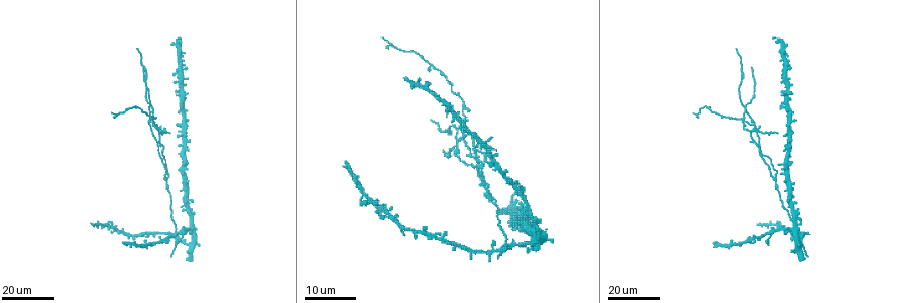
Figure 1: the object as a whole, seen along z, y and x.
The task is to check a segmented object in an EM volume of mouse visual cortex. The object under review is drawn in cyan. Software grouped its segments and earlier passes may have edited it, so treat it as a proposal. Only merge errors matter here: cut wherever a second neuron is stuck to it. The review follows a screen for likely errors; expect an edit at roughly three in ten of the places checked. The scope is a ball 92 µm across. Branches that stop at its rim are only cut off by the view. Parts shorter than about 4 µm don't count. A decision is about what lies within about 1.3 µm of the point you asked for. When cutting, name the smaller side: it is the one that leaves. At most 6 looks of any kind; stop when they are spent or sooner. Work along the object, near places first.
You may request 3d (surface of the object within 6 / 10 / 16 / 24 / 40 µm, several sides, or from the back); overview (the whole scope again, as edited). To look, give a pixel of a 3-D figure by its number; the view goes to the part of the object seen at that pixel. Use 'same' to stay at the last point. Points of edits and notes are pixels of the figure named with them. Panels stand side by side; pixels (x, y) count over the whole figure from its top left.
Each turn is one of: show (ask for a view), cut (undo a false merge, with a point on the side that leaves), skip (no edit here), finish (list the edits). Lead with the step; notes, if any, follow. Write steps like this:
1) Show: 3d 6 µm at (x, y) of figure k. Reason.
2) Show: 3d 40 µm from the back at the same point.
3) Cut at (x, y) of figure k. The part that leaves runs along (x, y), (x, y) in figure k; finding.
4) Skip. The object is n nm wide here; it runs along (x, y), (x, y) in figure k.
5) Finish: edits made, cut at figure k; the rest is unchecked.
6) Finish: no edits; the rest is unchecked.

Show: 3d 24 µm at (168, 177) of figure 1. Thin neck.

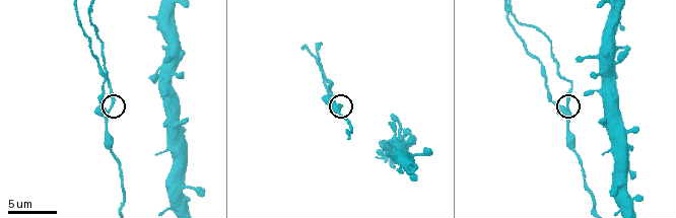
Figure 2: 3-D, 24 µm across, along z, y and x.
Show: 3d 6 µm at (566, 106) of figure 2.

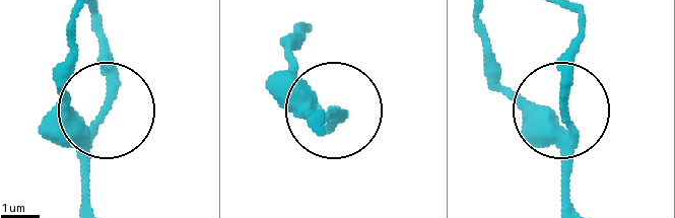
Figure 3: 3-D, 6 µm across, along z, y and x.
Cut at (111, 93) of figure 3. The part that leaves runs along (89, 145), (109, 90), (95, 13) in figure 3; a second neuron is stuck on.

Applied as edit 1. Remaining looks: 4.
Show: overview.

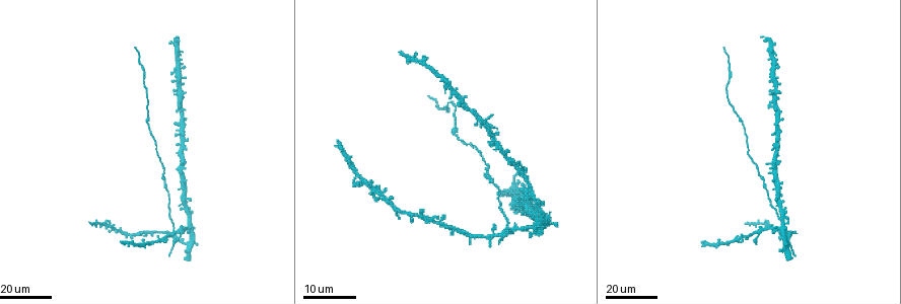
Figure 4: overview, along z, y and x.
Show: 3d 24 µm at (760, 232) of figure 4. Small branch off a trunk.

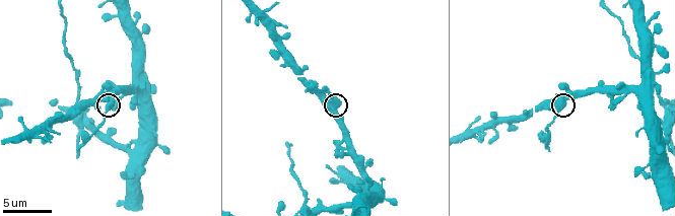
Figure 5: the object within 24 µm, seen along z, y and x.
Show: 3d 10 µm at (104, 98) of figure 5. Zoom in.

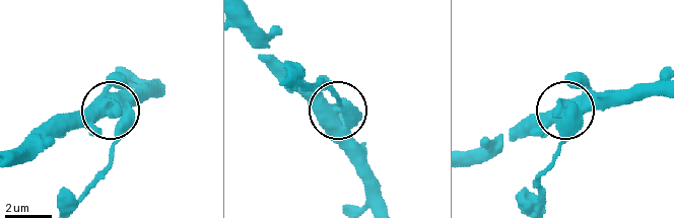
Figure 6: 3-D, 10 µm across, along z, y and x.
Show: 3d 10 µm from the back at (110, 114) of figure 6.

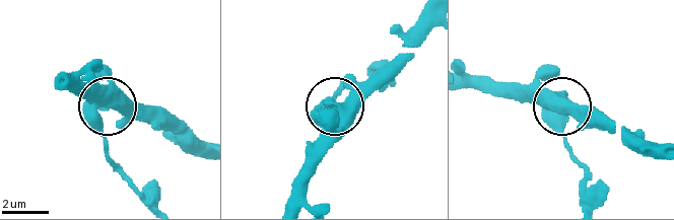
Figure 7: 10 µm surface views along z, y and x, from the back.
Cut at (102, 132) of figure 7. The object is 490 nm wide here; a second neuron is stuck on.

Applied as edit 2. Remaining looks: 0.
Finish: edits made, cut at figure 3, cut at figure 7; the rest is unchecked.

